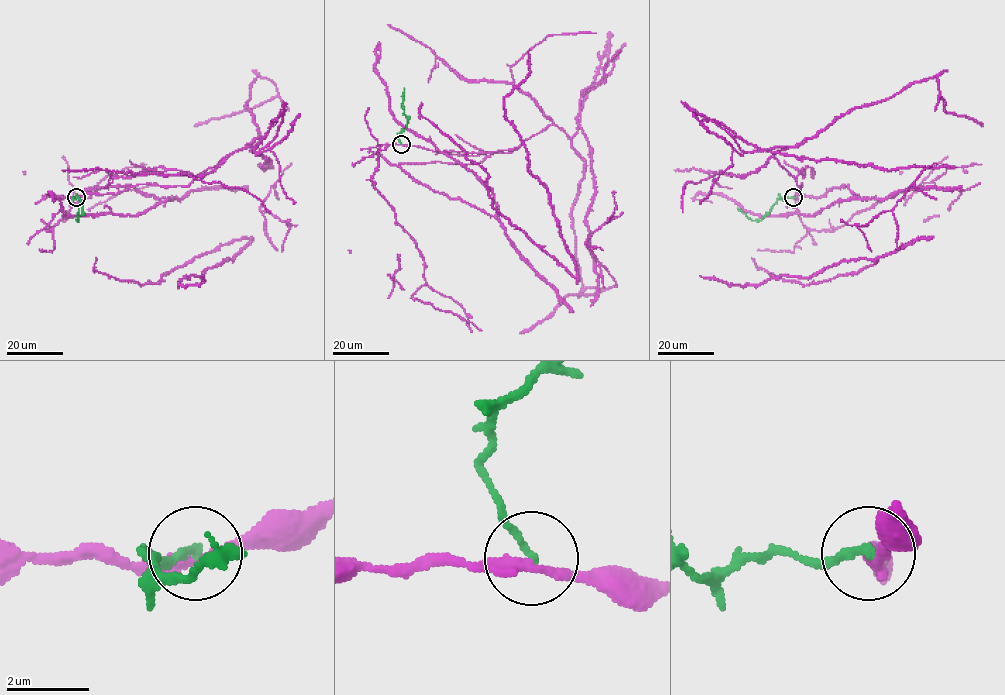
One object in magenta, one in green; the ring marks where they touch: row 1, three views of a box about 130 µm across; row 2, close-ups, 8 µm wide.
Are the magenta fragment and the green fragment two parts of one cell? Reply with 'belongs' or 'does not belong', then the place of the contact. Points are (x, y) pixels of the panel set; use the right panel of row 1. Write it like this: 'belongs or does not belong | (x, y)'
does not belong | (793, 197)

